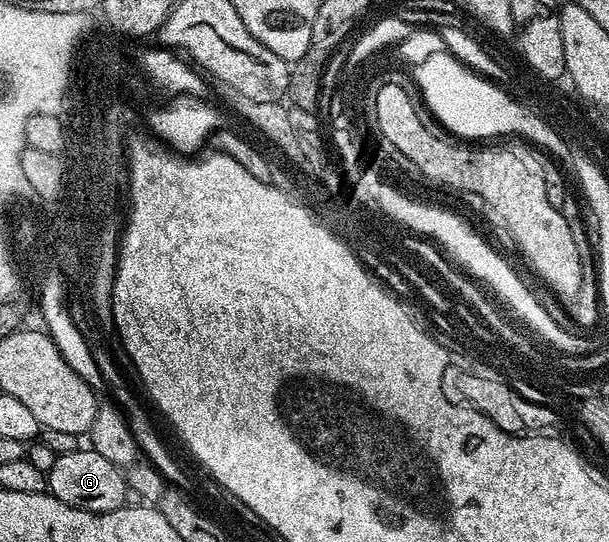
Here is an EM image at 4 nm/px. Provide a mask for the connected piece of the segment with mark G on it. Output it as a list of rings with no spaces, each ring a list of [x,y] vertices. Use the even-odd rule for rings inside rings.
[[[80,446],[72,453],[57,455],[54,466],[47,473],[47,491],[58,502],[87,512],[113,512],[125,507],[130,489],[125,473],[107,458],[95,452],[91,446]]]

